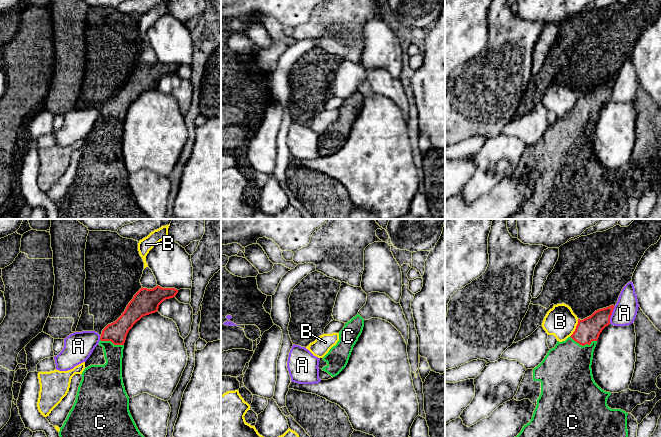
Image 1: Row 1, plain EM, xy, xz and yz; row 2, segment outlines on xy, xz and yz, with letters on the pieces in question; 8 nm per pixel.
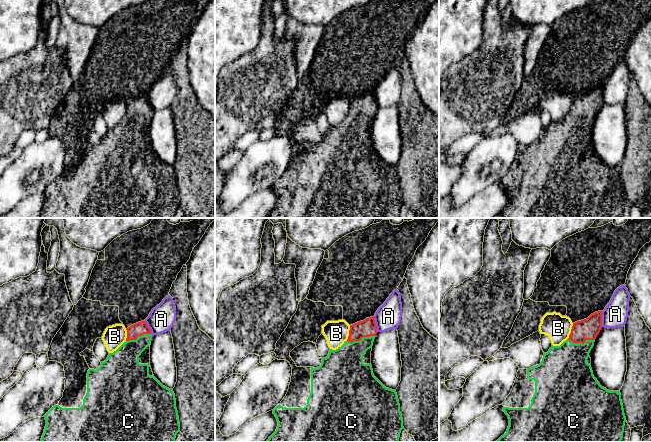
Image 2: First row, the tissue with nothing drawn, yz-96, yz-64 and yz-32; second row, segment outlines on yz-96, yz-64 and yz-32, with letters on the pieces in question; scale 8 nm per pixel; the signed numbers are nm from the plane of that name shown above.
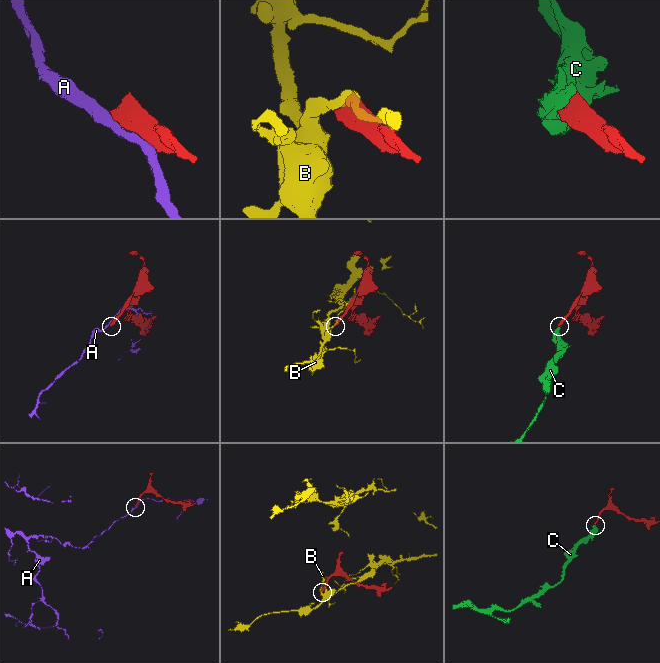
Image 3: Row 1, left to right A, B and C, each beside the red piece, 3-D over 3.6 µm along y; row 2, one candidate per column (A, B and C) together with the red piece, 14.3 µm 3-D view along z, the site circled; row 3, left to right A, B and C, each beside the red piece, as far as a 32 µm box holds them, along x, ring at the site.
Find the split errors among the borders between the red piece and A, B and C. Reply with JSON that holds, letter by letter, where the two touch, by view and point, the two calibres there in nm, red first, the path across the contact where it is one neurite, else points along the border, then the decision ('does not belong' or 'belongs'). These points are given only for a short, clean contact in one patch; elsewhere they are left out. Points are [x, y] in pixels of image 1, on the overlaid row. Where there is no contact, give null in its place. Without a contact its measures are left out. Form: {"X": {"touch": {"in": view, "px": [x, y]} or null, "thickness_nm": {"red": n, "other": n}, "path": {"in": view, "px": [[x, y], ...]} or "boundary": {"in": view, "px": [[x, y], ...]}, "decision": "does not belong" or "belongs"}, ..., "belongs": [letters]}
{"A": {"touch": {"in": "yz", "px": [611, 314]}, "thickness_nm": {"red": 190, "other": 190}, "decision": "does not belong"}, "B": {"touch": {"in": "yz", "px": [576, 328]}, "thickness_nm": {"red": 190, "other": 260}, "decision": "does not belong"}, "C": {"touch": {"in": "yz", "px": [583, 345]}, "thickness_nm": {"red": 190, "other": 400}, "decision": "belongs"}, "belongs": ["C"]}

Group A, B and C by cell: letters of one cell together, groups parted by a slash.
A / B / C

